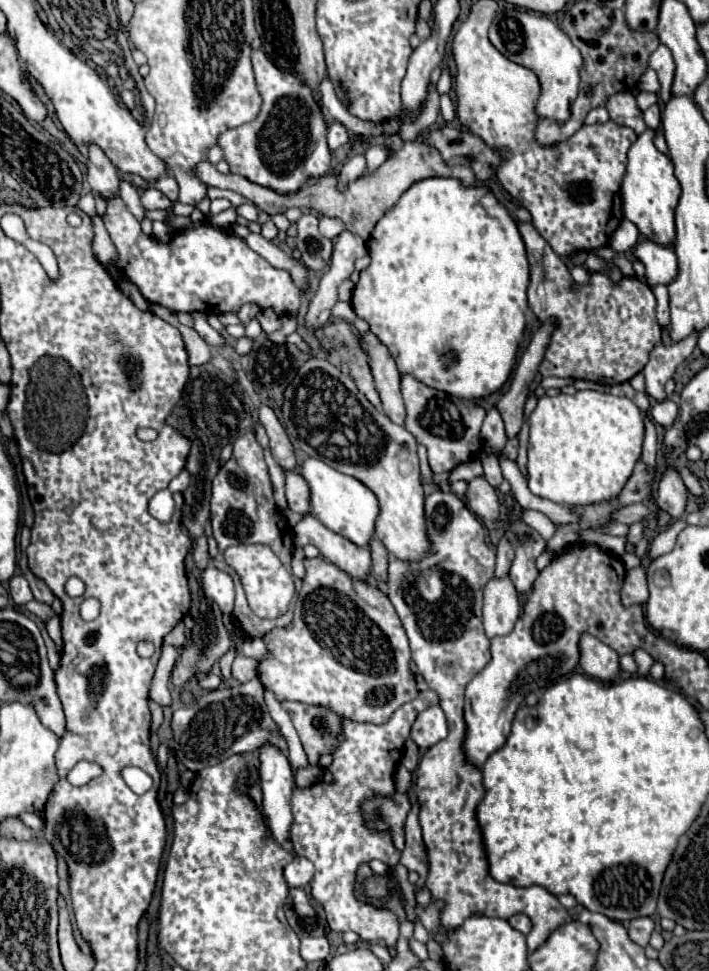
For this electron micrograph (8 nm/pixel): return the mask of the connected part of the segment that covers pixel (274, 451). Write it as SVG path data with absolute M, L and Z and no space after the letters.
M261 405L257 409L257 415L259 415L259 423L265 427L269 439L271 439L271 455L275 457L275 461L283 467L283 469L289 469L293 471L297 467L297 457L295 457L295 451L293 451L293 445L283 429L283 425L279 423L277 415L273 413L271 407L265 407Z

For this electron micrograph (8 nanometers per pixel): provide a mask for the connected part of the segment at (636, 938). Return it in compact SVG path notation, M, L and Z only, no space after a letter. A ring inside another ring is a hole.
M637 917L637 919L631 919L629 925L627 925L627 933L629 933L629 939L641 947L647 947L649 943L649 937L653 933L653 921L649 917Z

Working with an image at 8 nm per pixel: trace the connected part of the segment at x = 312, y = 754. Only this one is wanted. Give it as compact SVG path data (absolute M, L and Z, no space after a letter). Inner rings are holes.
M283 701L281 705L289 711L311 765L319 765L321 755L335 753L335 745L339 745L339 737L343 737L341 715L319 705L303 705L299 701Z

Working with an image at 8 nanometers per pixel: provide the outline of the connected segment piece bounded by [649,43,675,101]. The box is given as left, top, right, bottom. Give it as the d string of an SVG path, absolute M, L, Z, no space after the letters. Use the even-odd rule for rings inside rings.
M659 45L657 51L651 55L649 59L649 67L659 75L661 81L661 99L669 101L671 99L671 85L673 85L673 77L675 77L675 63L673 63L673 55L667 49L667 45Z

